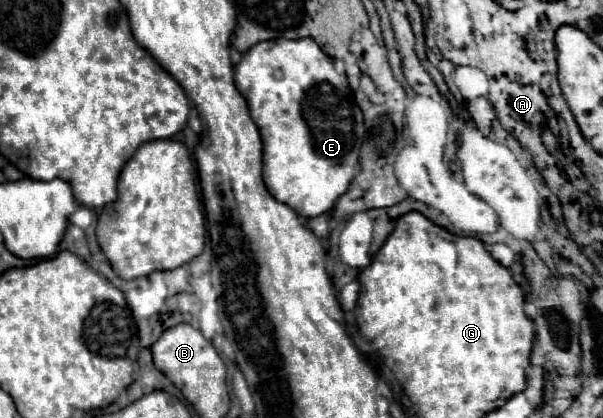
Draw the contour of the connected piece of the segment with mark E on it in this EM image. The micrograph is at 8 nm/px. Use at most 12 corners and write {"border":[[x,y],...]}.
{"border":[[313,38],[235,66],[263,180],[305,218],[349,188],[365,136]]}

